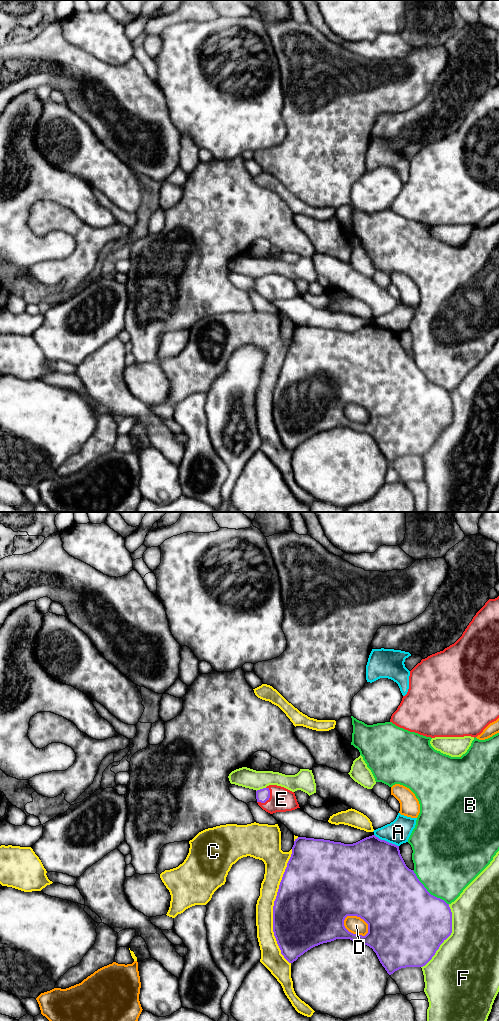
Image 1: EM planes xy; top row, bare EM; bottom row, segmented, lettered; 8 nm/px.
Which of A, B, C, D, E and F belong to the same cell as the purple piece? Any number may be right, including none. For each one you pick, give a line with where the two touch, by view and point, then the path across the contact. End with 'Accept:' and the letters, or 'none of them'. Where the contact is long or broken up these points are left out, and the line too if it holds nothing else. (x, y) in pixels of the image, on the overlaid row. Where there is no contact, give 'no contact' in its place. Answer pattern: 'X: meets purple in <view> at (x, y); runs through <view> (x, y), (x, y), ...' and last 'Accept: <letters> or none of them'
E: meets purple in xy at (268, 798)
Accept: E

